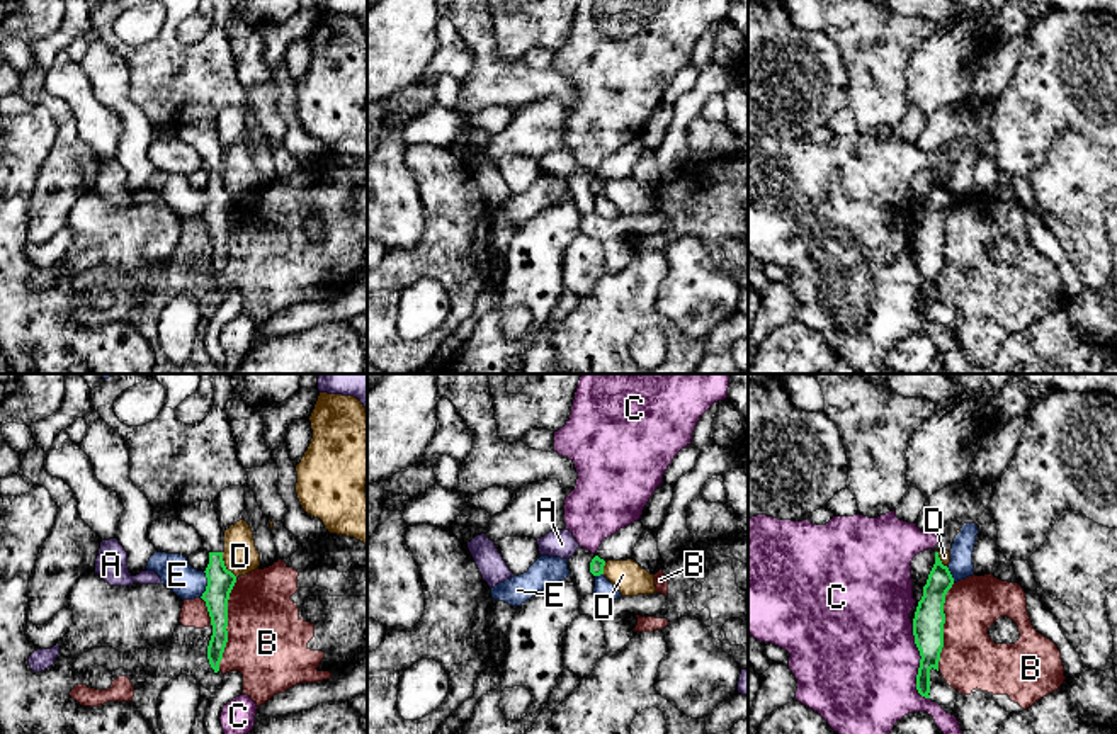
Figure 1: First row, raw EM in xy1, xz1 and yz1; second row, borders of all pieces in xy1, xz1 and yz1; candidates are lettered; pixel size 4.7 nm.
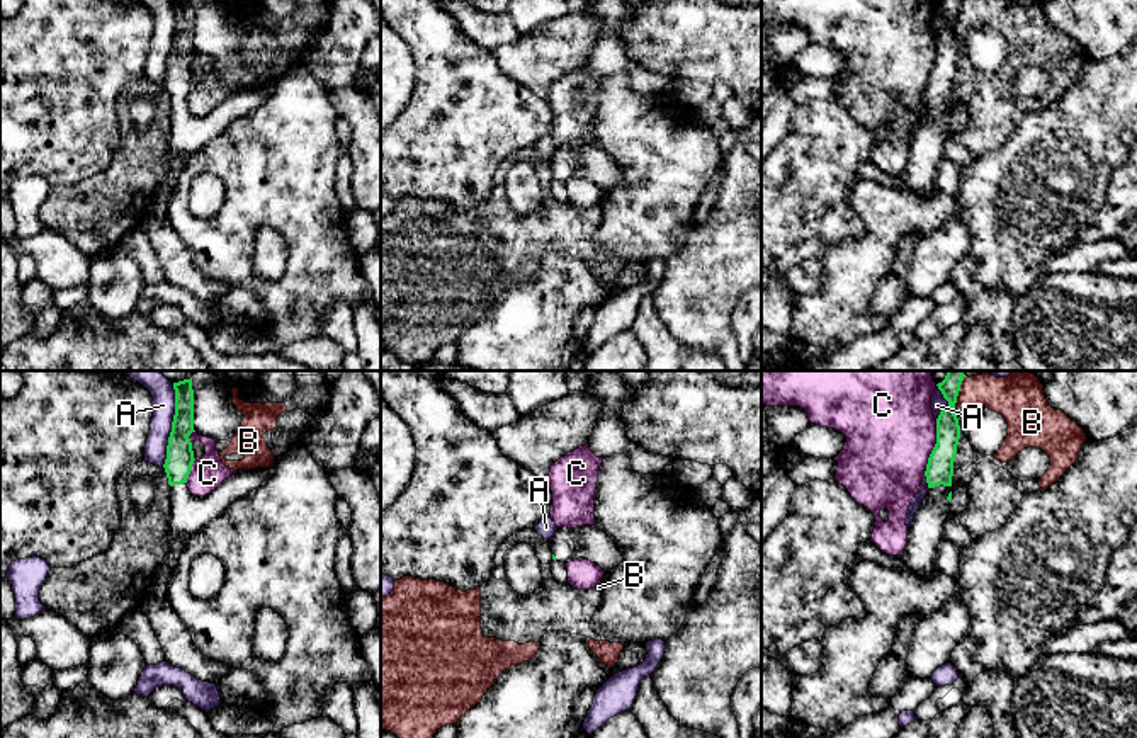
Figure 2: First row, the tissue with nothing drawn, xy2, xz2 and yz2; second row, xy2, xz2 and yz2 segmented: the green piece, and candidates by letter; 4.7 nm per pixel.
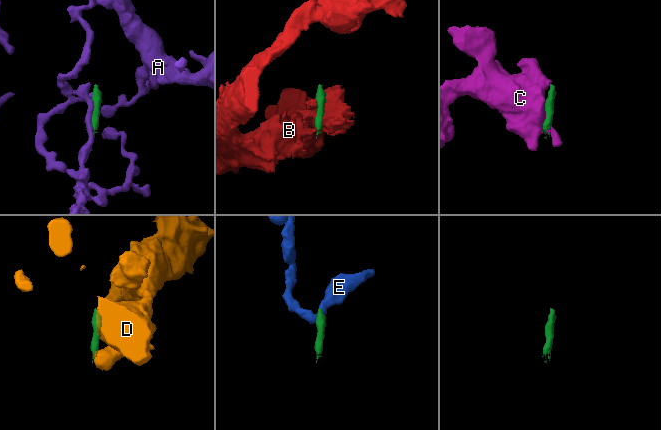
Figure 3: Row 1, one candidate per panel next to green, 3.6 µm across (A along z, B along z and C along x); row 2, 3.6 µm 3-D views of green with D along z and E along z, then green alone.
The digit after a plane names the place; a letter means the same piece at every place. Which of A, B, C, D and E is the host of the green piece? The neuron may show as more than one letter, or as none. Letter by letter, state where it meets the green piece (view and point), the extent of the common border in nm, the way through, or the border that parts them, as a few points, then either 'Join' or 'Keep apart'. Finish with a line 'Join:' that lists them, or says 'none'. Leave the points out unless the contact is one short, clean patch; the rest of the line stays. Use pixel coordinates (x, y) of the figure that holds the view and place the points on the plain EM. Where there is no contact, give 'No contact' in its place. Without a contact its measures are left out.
A: Touches green at xy2 (172, 45). Shared border 400 nm. Boundary: xy2 (174, 4), (174, 39), (167, 77), (162, 85). Keep apart
B: Touches green at xy1 (226, 245). Shared border 440 nm. Boundary: xy1 (237, 199), (228, 220), (226, 265), (218, 289). Keep apart
C: Touches green at yz1 (920, 282). Shared border 360 nm. Boundary: yz1 (912, 243), (912, 254), (920, 276), (917, 310), (929, 318). Keep apart
D: Touches green at xy1 (225, 186). Shared border 140 nm. Boundary: xy1 (221, 172), (223, 184), (237, 196). Keep apart
E: Touches green at xy1 (208, 204). Shared border 130 nm. Boundary: xy1 (204, 191), (206, 209), (199, 216). Keep apart
Join: none

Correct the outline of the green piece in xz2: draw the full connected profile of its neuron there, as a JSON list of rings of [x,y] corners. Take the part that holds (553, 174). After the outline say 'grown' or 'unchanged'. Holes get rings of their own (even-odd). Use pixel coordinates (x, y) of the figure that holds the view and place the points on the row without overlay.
[[[597,145],[576,148],[557,146],[551,156],[552,179],[569,182],[578,177],[588,179],[603,190],[619,185],[624,180],[617,163]]]; grown

